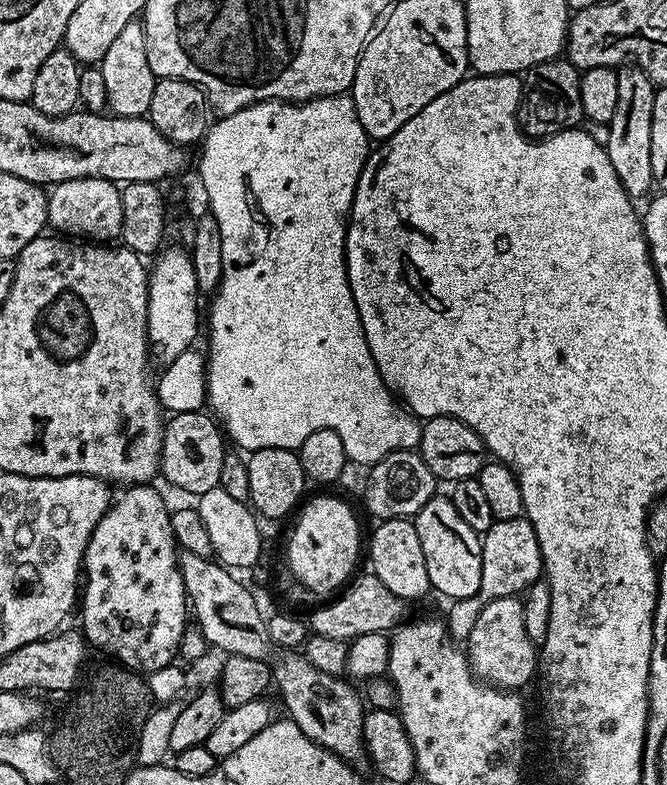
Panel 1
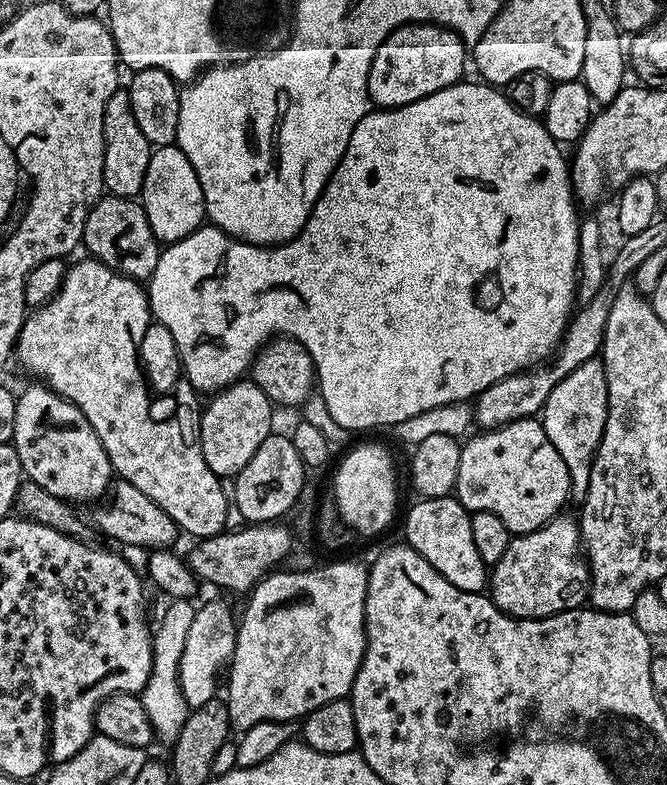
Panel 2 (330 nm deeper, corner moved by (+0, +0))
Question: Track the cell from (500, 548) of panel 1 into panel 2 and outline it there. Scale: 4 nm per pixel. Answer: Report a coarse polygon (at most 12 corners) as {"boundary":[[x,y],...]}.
{"boundary":[[604,364],[577,366],[540,421],[570,474],[569,503],[589,490],[605,432]]}

